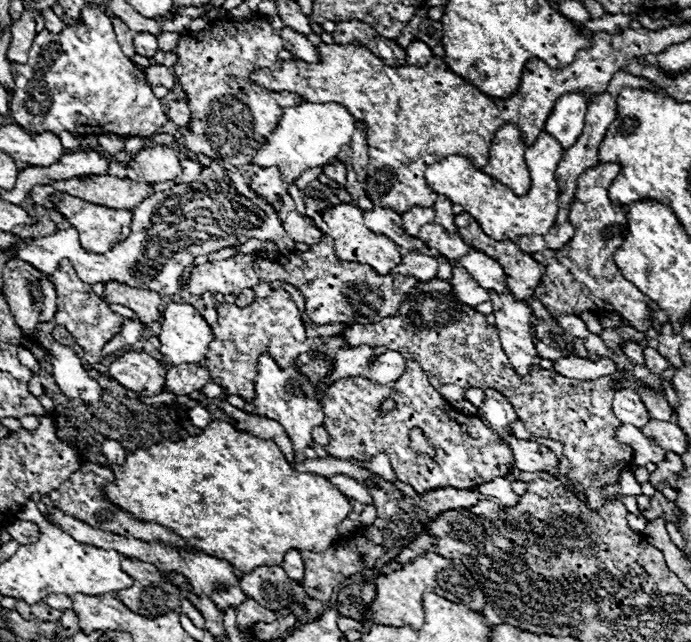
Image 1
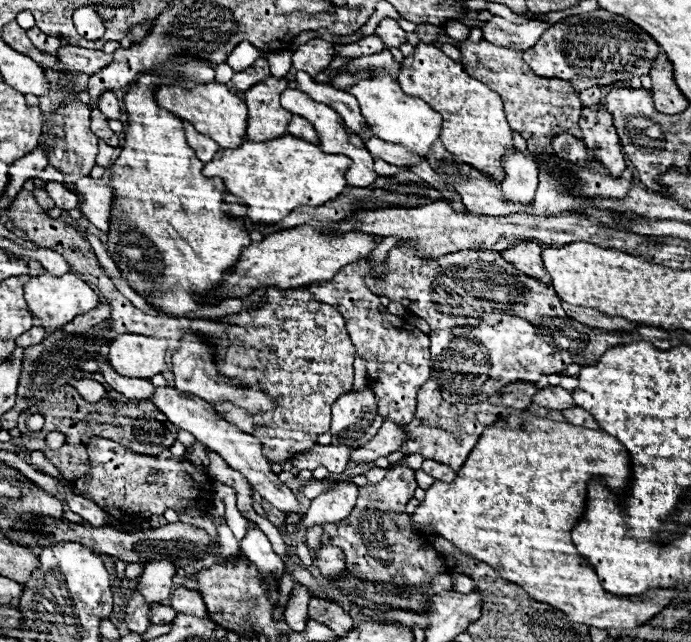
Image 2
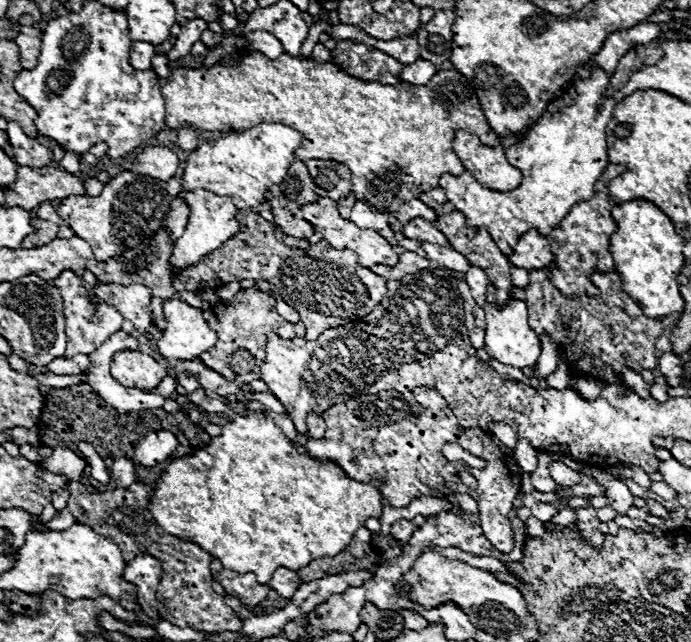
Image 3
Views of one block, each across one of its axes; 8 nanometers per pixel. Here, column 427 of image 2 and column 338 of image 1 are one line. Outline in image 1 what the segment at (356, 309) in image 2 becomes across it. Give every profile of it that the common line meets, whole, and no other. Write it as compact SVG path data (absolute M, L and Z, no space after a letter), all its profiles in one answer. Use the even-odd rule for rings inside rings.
M282 288L272 290L266 298L254 298L254 302L248 308L238 308L234 304L220 304L218 308L218 322L211 326L212 344L208 346L206 364L202 364L210 372L210 380L218 386L222 386L228 394L242 396L246 402L252 402L254 398L254 380L258 376L256 364L258 356L262 352L270 352L270 356L278 362L280 368L290 368L296 364L296 358L300 354L308 354L312 350L320 352L324 358L332 360L336 366L324 382L316 388L316 402L322 400L324 392L342 378L348 376L360 376L362 368L366 368L376 352L376 348L370 346L354 346L344 348L344 336L322 336L322 338L308 338L304 322L300 318L300 310L296 308L290 294Z

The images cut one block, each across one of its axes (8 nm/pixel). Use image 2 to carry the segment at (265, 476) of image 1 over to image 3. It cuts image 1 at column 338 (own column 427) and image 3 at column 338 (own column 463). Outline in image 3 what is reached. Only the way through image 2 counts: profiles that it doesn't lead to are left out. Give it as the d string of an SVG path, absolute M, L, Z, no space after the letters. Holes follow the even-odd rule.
M252 412L222 426L222 434L214 436L202 450L172 460L170 470L152 486L148 510L164 532L196 542L218 558L224 568L240 574L254 572L260 584L268 584L280 566L300 570L318 556L336 556L348 546L356 528L364 526L366 518L380 518L382 494L378 486L378 480L374 486L372 482L364 484L348 478L338 464L298 454L272 418Z

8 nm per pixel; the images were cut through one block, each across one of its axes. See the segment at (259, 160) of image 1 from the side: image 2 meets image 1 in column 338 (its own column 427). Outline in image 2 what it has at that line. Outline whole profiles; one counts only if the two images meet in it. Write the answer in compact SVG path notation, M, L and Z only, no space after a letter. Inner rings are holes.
M372 70L368 78L360 78L356 84L344 88L344 92L356 96L366 122L372 126L372 130L380 140L402 144L424 156L430 150L430 146L440 138L440 128L442 128L440 114L434 112L424 100L406 96L398 80L384 70Z

